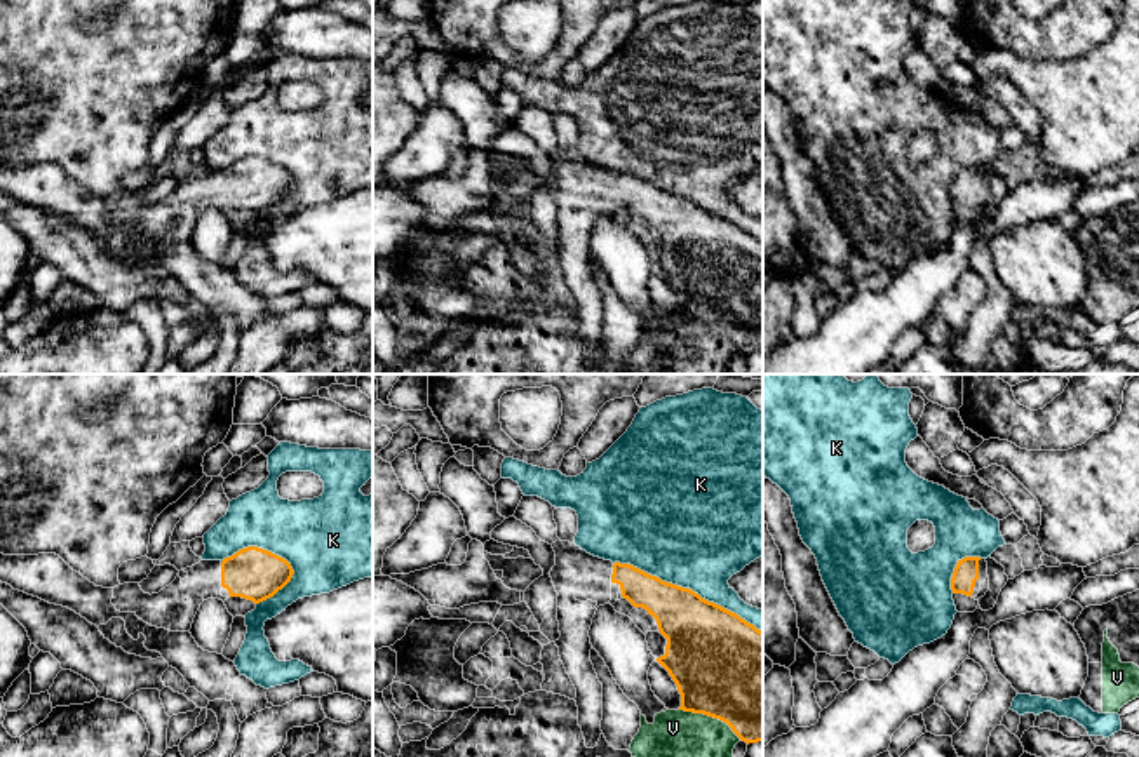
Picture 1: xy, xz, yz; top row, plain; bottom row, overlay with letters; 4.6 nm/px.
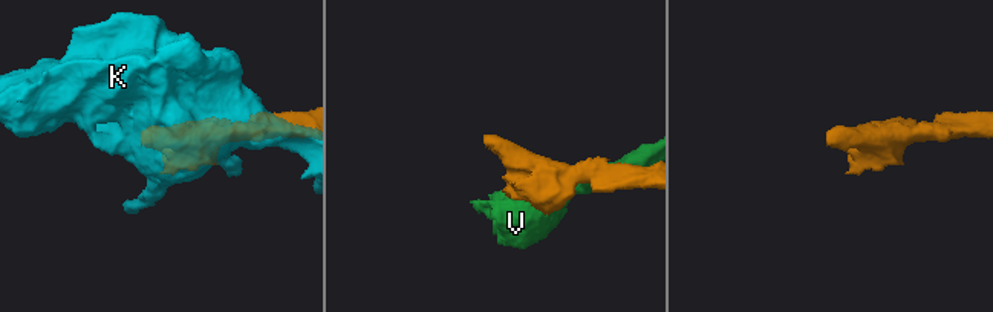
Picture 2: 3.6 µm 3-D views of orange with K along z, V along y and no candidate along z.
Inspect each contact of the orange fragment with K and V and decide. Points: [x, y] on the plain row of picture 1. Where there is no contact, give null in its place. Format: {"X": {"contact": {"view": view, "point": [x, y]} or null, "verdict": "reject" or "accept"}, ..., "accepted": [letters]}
{"K": {"contact": {"view": "xz", "point": [688, 199]}, "verdict": "reject"}, "V": {"contact": {"view": "xz", "point": [711, 326]}, "verdict": "reject"}, "accepted": []}

